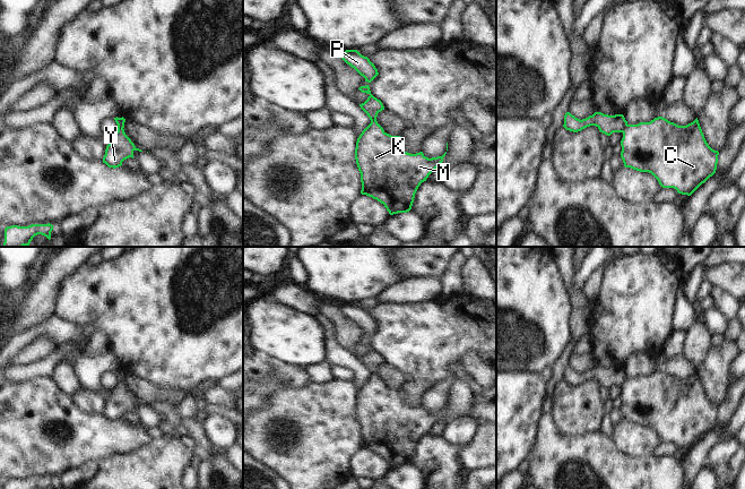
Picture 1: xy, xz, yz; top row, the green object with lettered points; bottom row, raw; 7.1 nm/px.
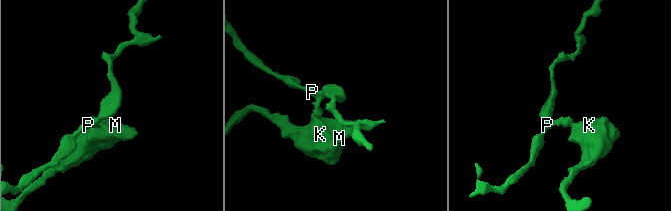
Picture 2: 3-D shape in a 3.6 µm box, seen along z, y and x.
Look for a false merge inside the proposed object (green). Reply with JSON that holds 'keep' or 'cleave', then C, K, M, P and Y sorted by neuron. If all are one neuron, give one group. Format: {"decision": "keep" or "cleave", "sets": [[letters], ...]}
{"decision": "cleave", "sets": [["C", "K", "M", "Y"], ["P"]]}

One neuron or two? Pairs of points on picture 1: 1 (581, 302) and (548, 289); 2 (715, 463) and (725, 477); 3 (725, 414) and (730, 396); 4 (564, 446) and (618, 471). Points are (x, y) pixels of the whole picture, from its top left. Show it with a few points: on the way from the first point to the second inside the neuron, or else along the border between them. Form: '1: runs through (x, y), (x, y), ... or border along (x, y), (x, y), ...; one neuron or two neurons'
1: border along (560, 273), (572, 306), (570, 325); two neurons
2: border along (725, 468), (718, 471); two neurons
3: runs through (726, 410), (730, 401); one neuron
4: runs through (578, 455), (588, 457), (600, 470), (605, 470); one neuron

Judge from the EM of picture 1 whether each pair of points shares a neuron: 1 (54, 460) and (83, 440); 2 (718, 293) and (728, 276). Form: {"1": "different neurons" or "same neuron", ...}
{"1": "same neuron", "2": "different neurons"}

